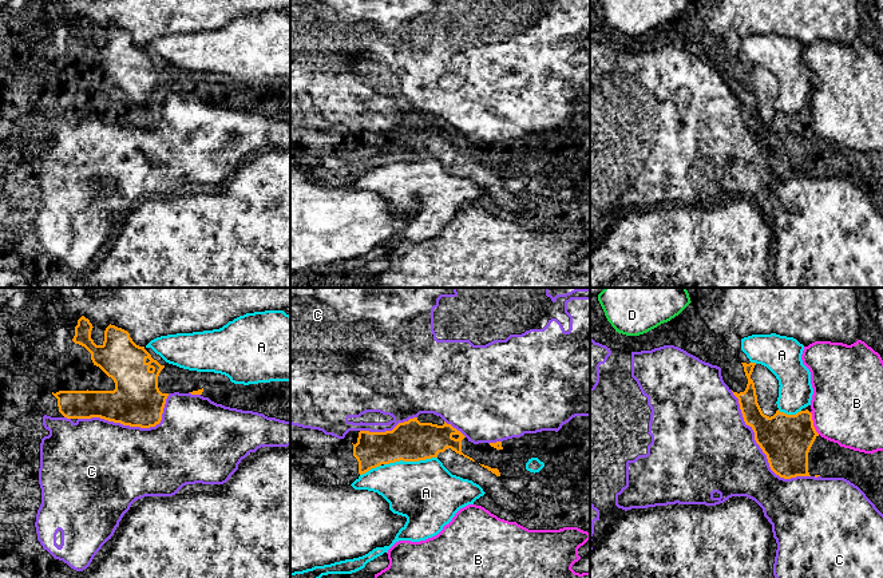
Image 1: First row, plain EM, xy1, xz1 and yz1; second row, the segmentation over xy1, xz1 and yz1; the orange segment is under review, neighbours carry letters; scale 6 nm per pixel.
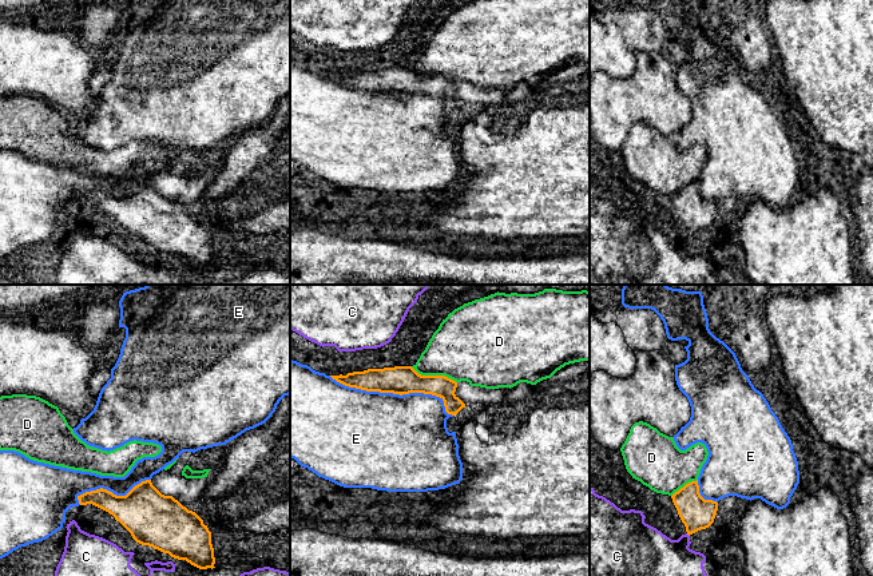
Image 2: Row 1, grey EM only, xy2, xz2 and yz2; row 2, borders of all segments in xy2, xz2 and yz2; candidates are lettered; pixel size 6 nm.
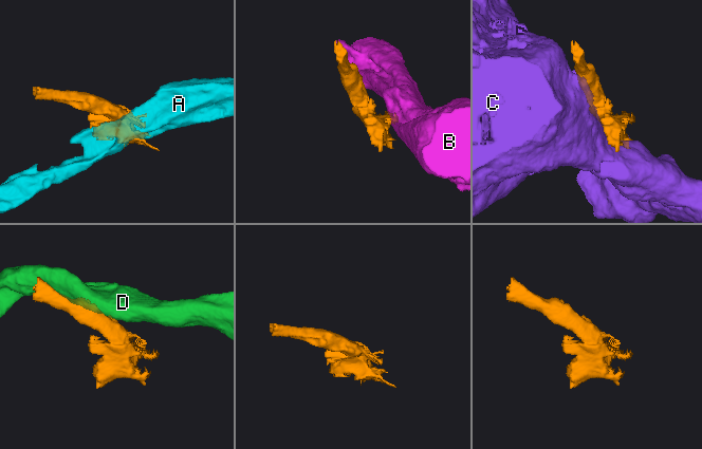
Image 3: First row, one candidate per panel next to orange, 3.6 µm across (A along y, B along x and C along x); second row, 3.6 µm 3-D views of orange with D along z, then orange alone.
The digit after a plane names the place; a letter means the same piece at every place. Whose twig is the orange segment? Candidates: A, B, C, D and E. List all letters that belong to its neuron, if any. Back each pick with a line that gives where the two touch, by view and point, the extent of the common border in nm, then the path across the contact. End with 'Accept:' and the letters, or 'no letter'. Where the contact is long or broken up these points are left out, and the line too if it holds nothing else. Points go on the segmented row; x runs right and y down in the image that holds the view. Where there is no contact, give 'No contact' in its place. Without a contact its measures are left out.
Accept: no letter

